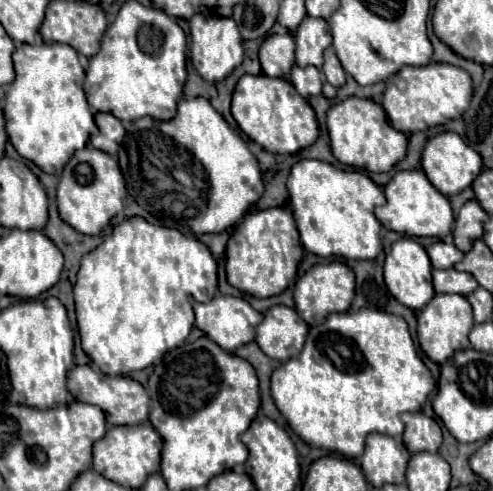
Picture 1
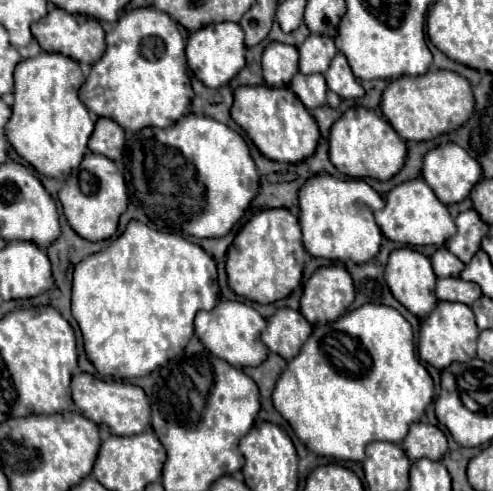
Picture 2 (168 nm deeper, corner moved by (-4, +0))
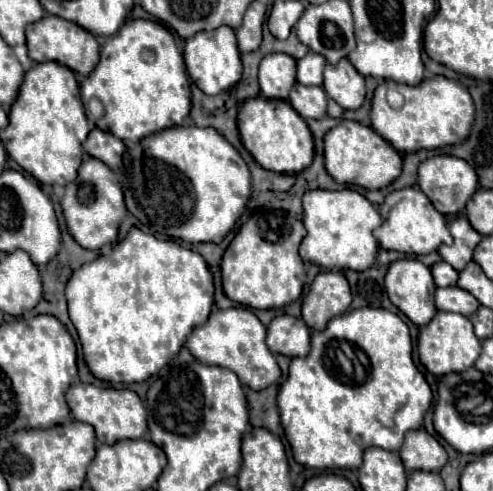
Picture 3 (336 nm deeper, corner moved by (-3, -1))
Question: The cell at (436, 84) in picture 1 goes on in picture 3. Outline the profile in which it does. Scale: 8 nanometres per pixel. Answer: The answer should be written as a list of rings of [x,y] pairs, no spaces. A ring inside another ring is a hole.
[[[445,76],[427,78],[417,86],[407,86],[407,84],[397,84],[393,80],[387,80],[379,84],[375,90],[373,108],[371,108],[371,126],[387,142],[391,142],[395,150],[417,152],[423,148],[433,150],[447,144],[463,142],[471,130],[473,116],[475,116],[473,98],[461,82],[449,80]],[[389,88],[397,90],[405,98],[405,104],[399,110],[393,110],[385,100],[385,94]]]

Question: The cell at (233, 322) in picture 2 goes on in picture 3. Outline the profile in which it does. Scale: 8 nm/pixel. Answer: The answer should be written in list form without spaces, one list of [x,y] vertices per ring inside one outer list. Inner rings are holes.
[[[247,308],[213,310],[209,320],[191,332],[187,340],[187,348],[199,362],[229,368],[239,376],[239,380],[245,386],[251,386],[253,390],[261,390],[277,382],[277,378],[281,376],[275,354],[271,354],[271,350],[265,344],[265,334],[267,332],[261,320]]]

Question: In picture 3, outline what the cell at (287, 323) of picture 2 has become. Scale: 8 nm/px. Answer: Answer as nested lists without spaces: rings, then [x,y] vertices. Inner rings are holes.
[[[281,314],[271,320],[267,326],[267,346],[275,354],[283,354],[289,358],[305,356],[309,350],[311,330],[301,318]]]

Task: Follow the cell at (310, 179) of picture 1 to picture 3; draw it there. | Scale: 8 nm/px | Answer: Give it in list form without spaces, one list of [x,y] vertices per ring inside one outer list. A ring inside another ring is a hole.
[[[309,190],[303,196],[303,224],[307,236],[299,246],[303,260],[309,260],[321,268],[341,268],[363,272],[373,266],[379,252],[379,244],[373,238],[373,230],[381,224],[377,208],[357,190]]]

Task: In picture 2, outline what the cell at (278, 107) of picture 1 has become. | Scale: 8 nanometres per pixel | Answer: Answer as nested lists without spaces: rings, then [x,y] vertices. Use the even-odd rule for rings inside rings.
[[[238,87],[234,93],[232,119],[246,131],[246,135],[252,139],[252,143],[264,157],[280,163],[300,163],[308,159],[320,139],[314,117],[308,113],[308,109],[304,109],[302,101],[288,87]]]

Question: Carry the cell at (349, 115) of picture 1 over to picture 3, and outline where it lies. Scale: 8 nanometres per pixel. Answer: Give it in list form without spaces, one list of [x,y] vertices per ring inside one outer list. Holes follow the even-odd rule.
[[[341,120],[325,134],[325,168],[341,184],[355,184],[367,190],[385,188],[391,184],[403,166],[403,154],[395,150],[385,138],[379,138],[375,130],[353,120]]]

